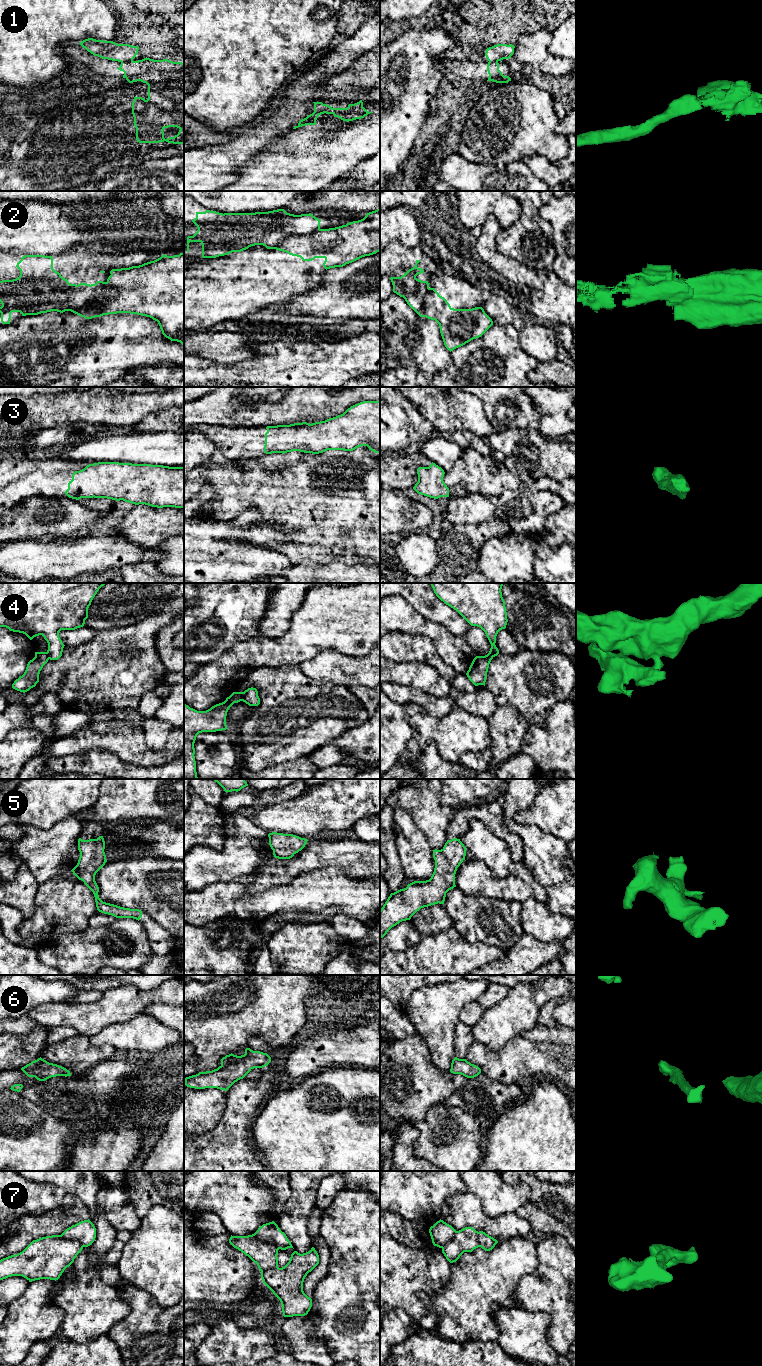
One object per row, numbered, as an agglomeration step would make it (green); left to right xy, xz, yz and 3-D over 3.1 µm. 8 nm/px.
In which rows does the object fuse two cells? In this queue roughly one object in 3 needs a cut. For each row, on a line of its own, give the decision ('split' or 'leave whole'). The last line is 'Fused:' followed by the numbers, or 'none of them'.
1: split
2: split
3: leave whole
4: split
5: leave whole
6: leave whole
7: leave whole
Fused: 1, 2, 4

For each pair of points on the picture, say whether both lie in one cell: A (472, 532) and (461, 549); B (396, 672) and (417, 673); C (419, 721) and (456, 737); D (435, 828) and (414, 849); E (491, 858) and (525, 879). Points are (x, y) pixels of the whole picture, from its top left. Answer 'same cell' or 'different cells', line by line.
A: same cell
B: same cell
C: same cell
D: different cells
E: different cells

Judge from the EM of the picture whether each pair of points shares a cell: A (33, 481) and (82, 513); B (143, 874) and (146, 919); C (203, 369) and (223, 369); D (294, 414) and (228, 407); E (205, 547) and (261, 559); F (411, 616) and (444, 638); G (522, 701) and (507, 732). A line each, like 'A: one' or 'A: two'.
A: two
B: two
C: one
D: one
E: one
F: one
G: two

